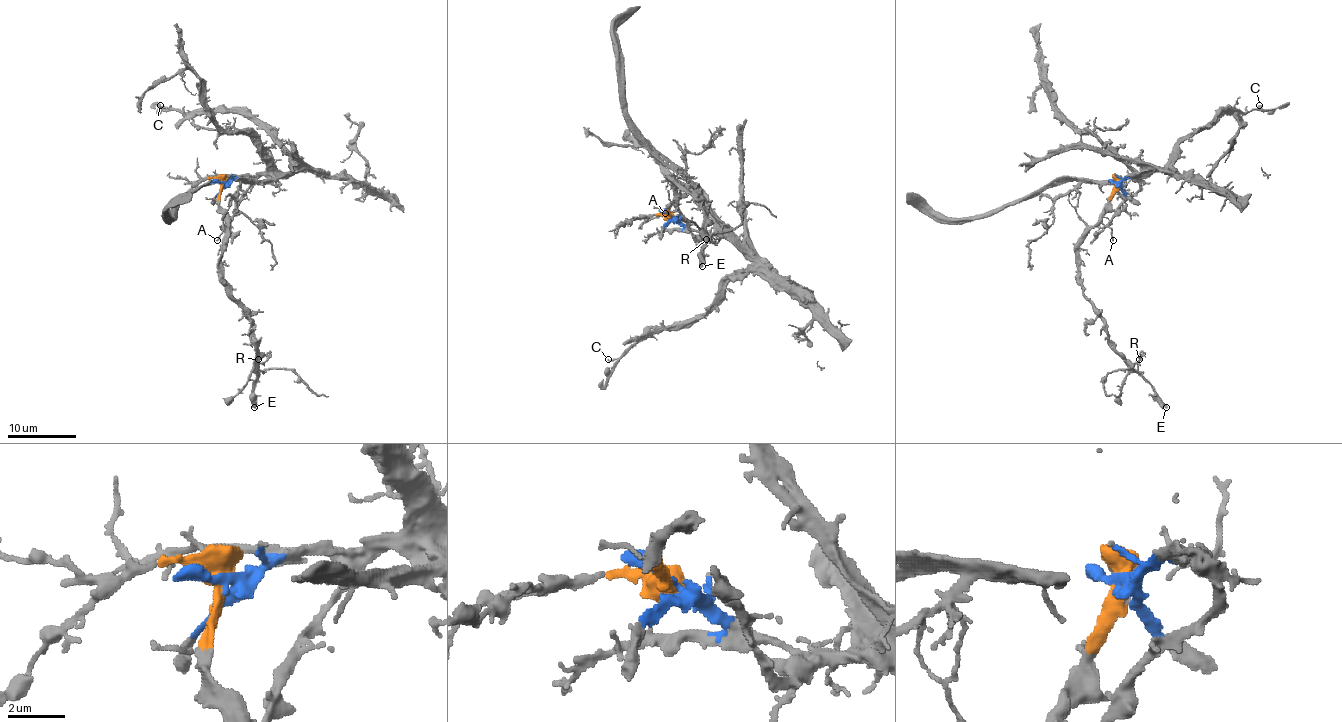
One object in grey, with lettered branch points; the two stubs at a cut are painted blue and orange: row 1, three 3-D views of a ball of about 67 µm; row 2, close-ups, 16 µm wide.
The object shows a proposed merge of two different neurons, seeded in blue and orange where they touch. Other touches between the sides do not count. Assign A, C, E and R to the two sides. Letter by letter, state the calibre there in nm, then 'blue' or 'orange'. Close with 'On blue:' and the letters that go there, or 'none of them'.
A: 140 nm | orange
C: 140 nm | blue
E: 240 nm | orange
R: 120 nm | orange
On blue: C

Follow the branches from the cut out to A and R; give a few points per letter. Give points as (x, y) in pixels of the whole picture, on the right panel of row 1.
A: (1116, 184), (1107, 211), (1102, 217), (1104, 223), (1111, 229), (1113, 241)
R: (1116, 184), (1109, 210), (1078, 244), (1080, 284), (1102, 320), (1107, 341), (1132, 363), (1138, 360)

